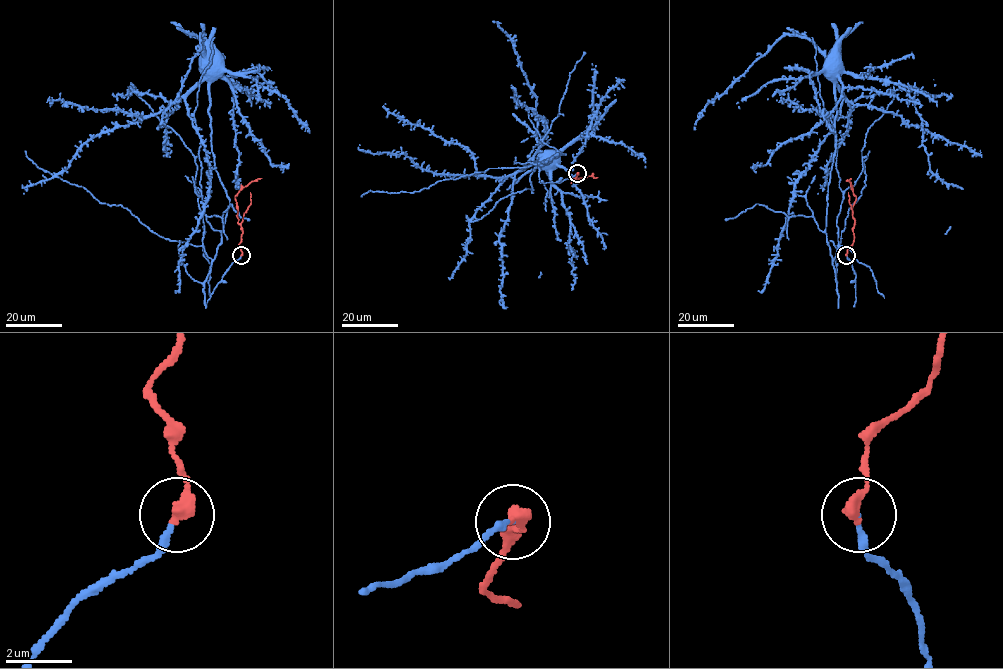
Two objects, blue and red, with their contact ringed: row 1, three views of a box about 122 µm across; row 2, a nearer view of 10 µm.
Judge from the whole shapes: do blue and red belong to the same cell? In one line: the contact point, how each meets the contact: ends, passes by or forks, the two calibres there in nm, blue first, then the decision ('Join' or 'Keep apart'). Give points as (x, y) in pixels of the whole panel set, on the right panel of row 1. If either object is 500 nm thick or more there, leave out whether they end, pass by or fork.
Place: (846, 255). At the ring blue ends. At the ring red ends. Thickness 170 nm (blue) against 380 nm. Keep apart

